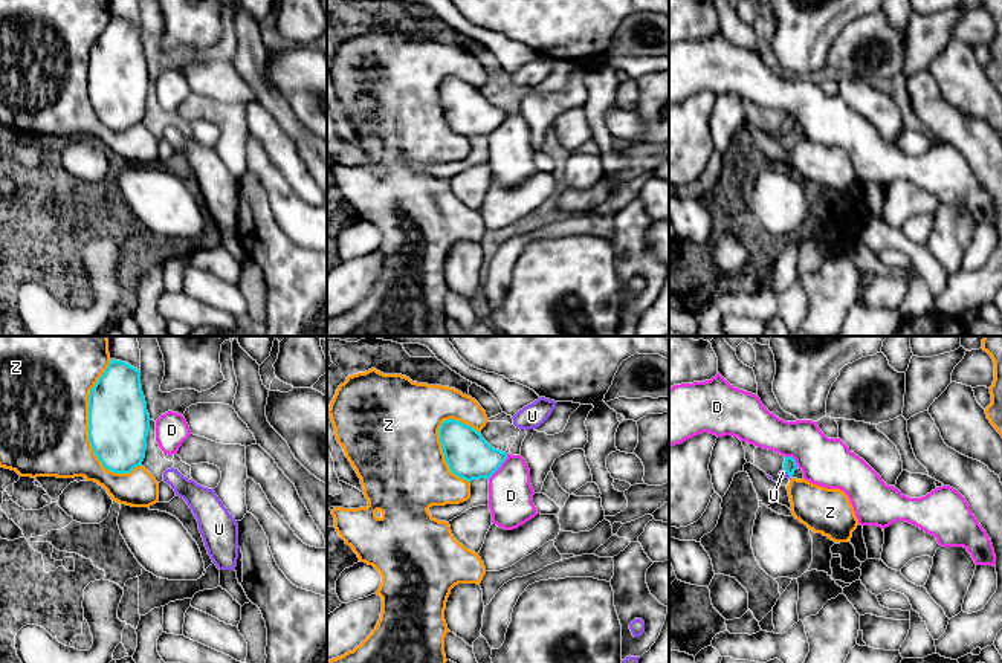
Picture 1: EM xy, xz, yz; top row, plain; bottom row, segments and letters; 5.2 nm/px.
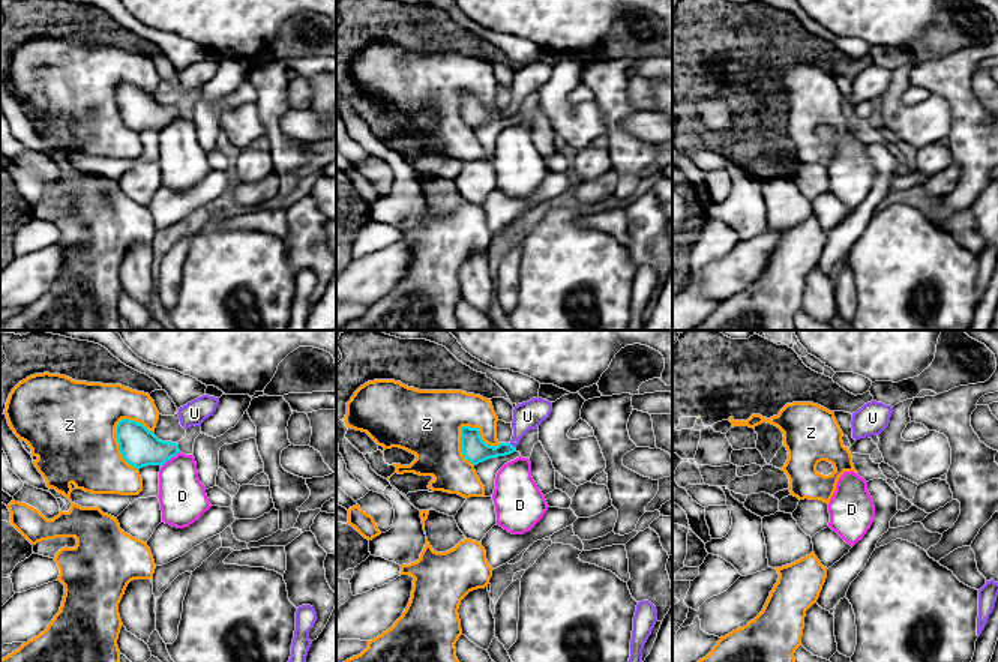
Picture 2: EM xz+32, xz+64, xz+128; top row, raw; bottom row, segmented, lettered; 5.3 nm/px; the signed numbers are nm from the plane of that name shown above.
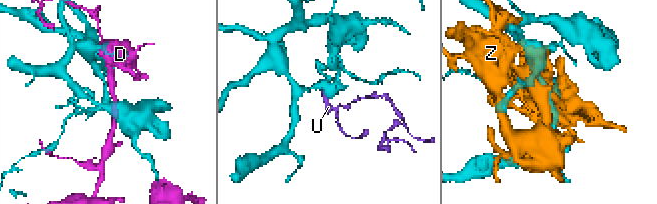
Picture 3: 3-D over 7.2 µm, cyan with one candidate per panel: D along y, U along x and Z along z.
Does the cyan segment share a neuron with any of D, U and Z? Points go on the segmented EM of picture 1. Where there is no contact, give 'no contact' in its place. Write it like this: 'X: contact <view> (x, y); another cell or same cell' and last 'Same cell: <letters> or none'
D: contact xz (500, 466); another cell
U: contact yz (787, 472); same cell
Z: contact xy (89, 425); another cell
Same cell: U

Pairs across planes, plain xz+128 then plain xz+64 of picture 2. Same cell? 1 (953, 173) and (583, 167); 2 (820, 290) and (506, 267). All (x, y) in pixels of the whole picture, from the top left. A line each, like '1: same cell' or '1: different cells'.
1: different cells
2: different cells

